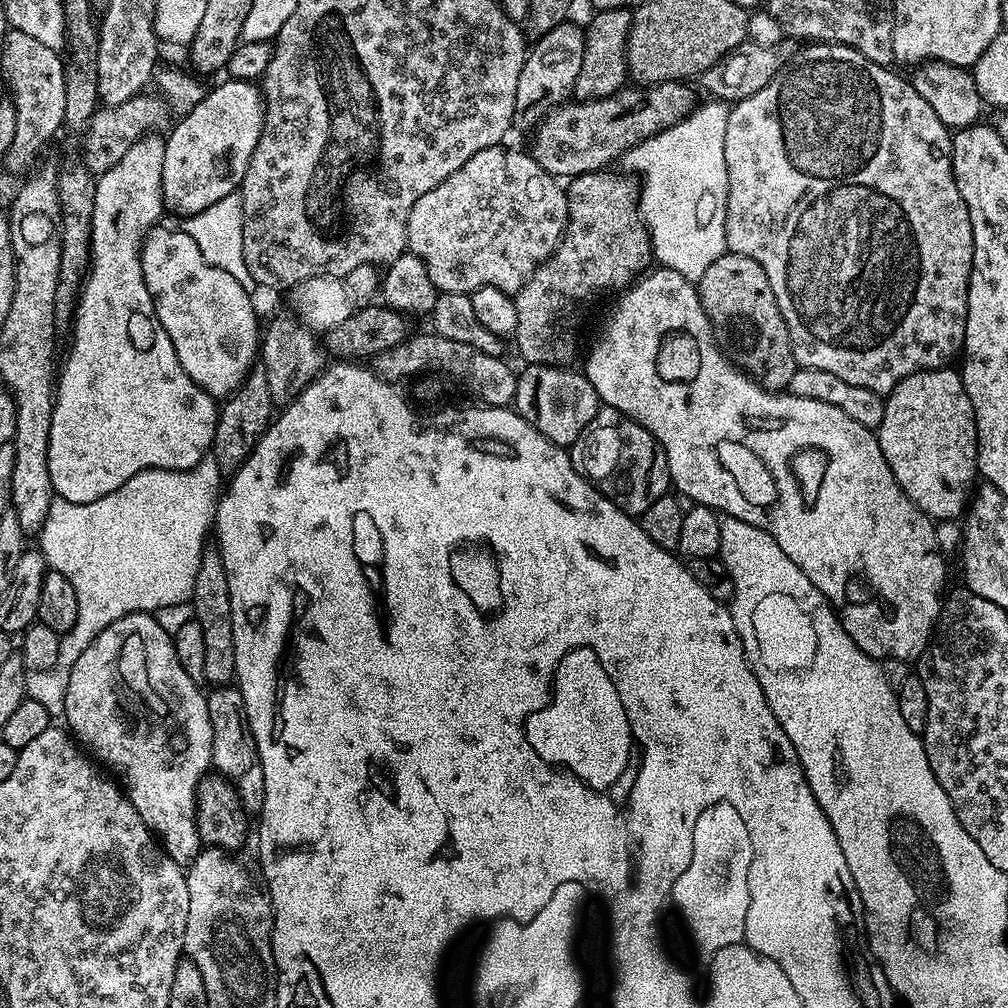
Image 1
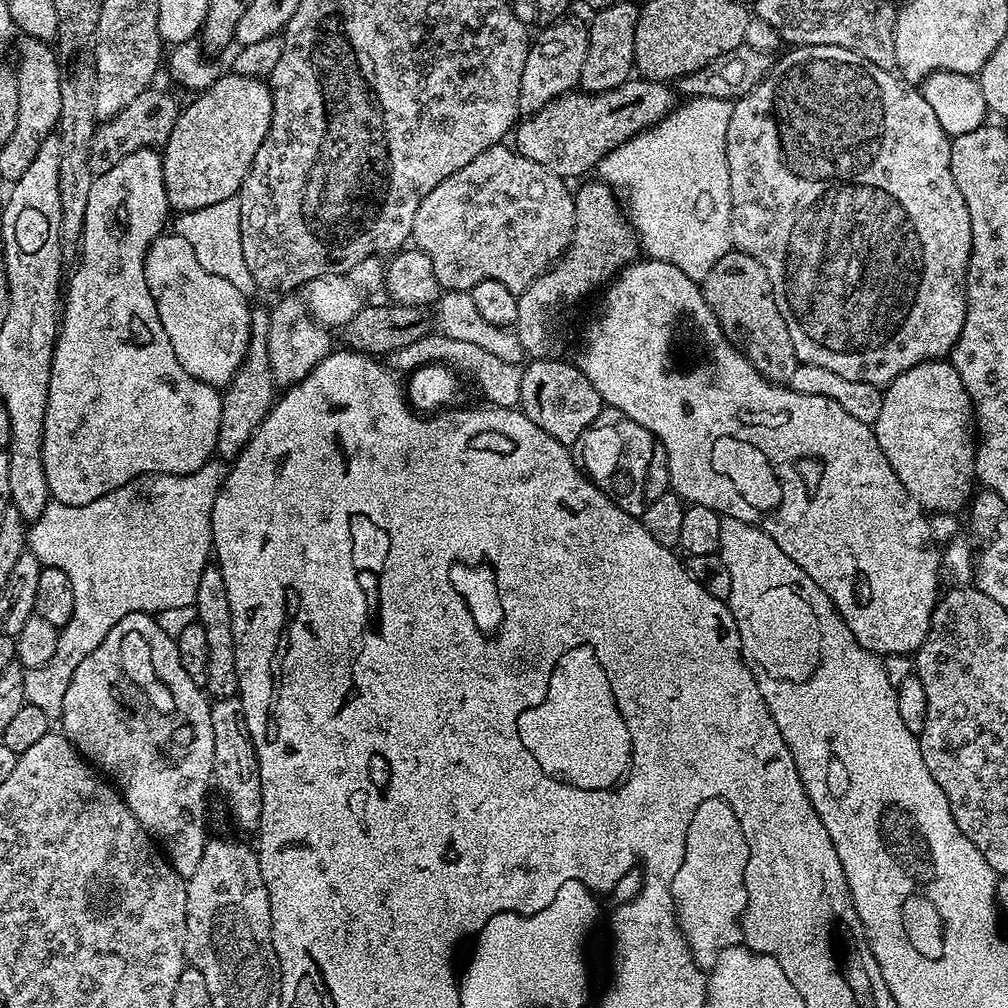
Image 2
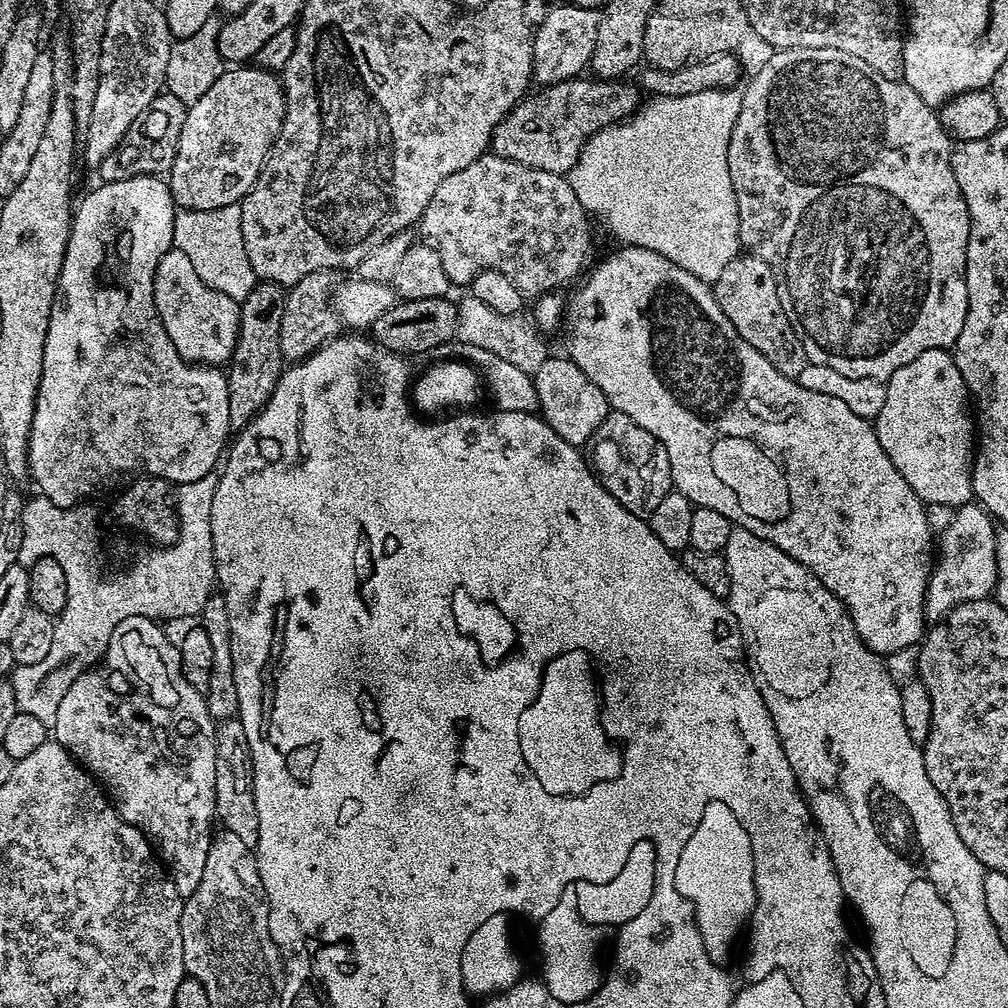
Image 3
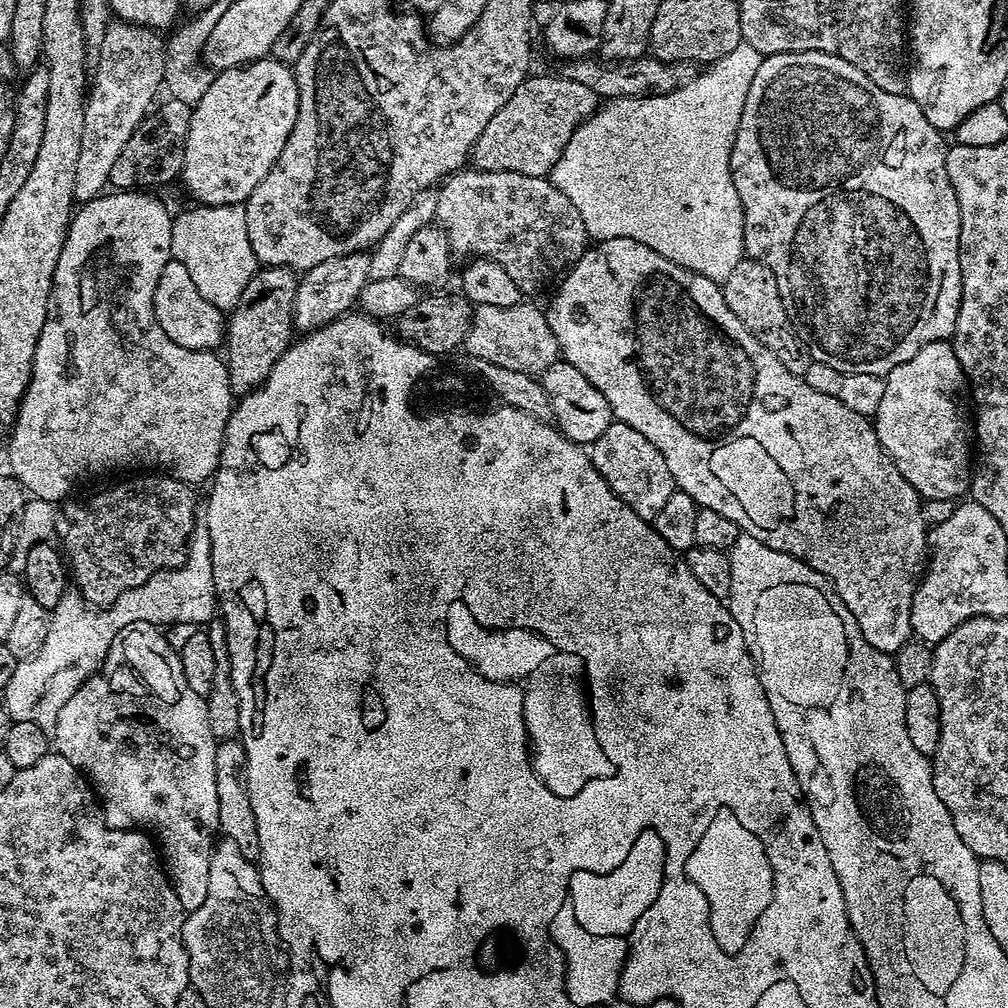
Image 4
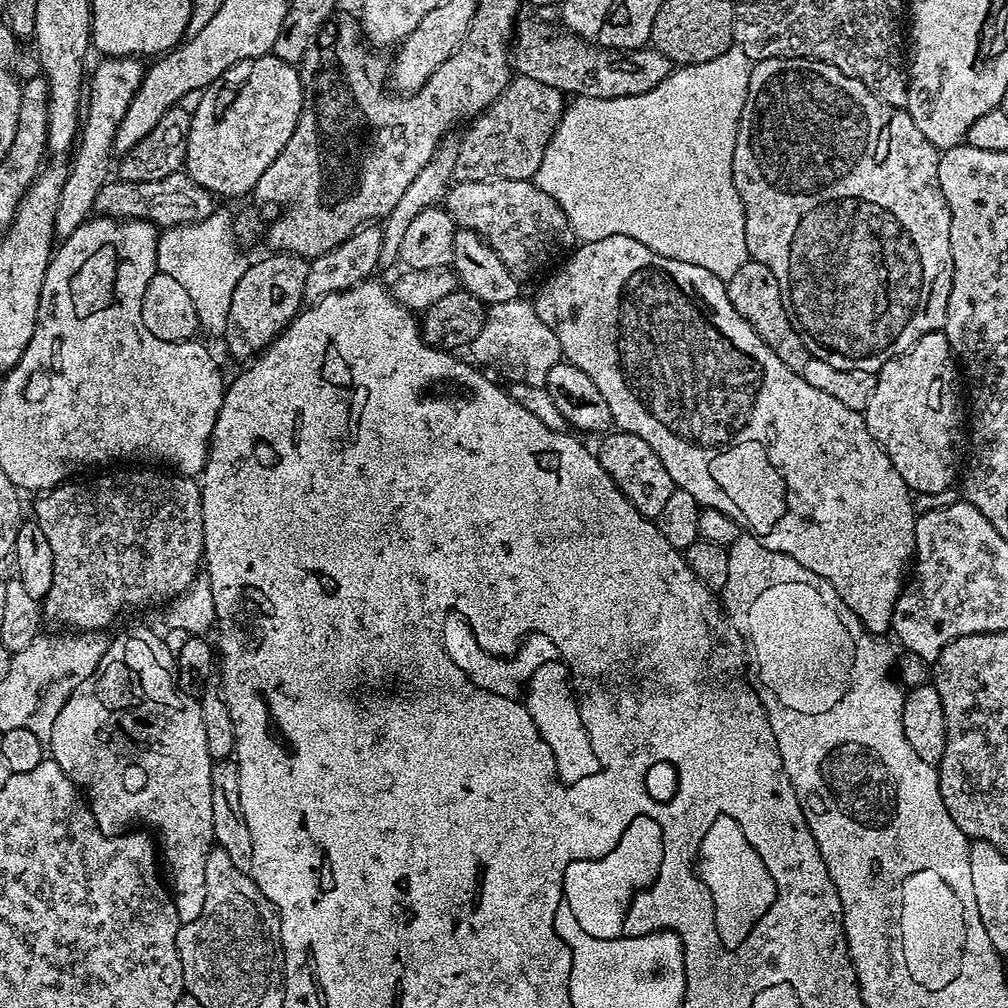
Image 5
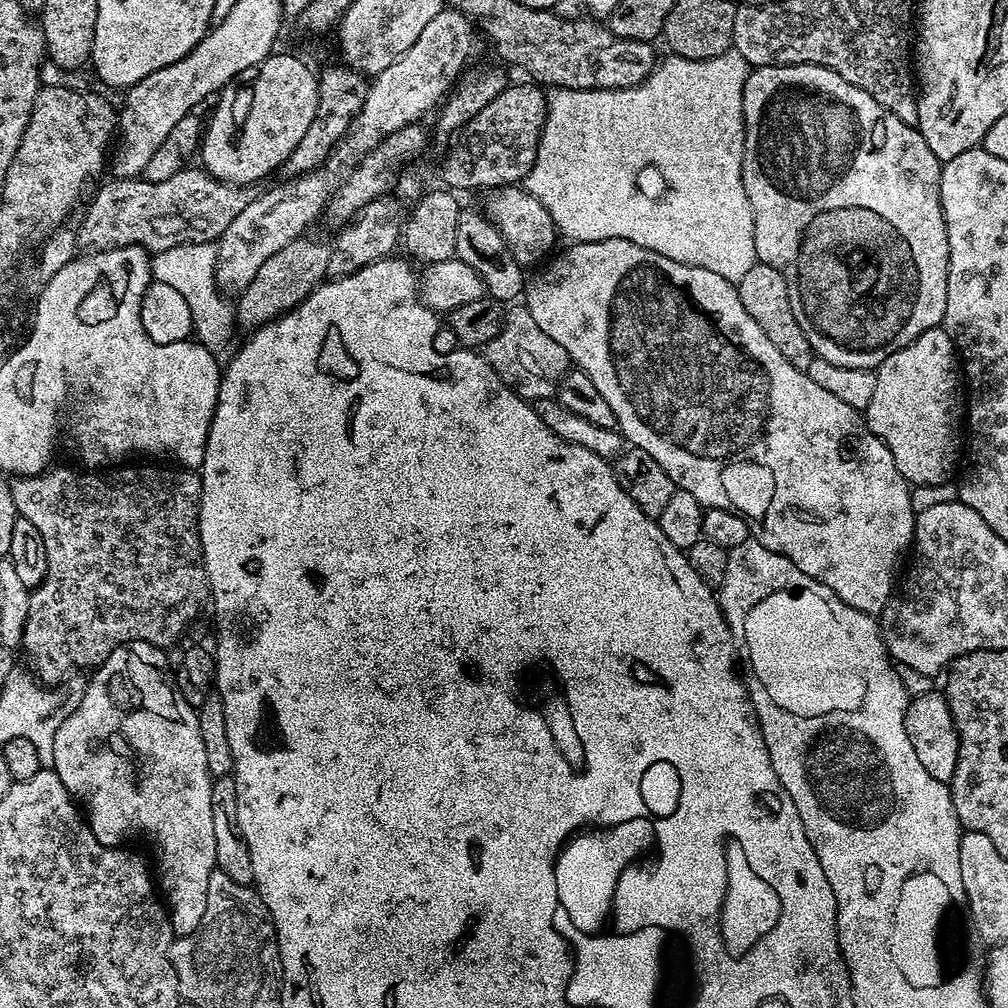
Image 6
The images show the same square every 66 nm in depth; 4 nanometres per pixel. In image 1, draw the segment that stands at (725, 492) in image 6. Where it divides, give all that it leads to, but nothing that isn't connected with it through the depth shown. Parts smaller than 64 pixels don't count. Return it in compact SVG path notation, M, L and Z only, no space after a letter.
M663 266L651 271L640 286L633 285L620 299L620 305L604 332L604 337L592 348L588 361L582 365L590 386L600 395L601 401L609 408L617 408L623 416L636 421L646 431L651 432L660 447L664 449L668 459L668 474L676 490L688 495L697 505L719 509L721 513L738 518L742 522L750 522L762 530L766 530L782 546L782 550L796 563L818 586L818 590L836 609L846 634L857 644L867 656L881 662L886 660L919 661L928 651L930 641L938 627L942 597L945 595L944 579L948 572L944 569L946 557L940 553L936 545L936 530L933 521L919 508L894 478L890 466L880 449L879 435L873 429L862 426L862 422L854 422L850 414L838 410L829 403L820 403L814 399L800 399L783 391L768 392L749 380L734 367L727 356L720 351L711 337L711 328L700 306L698 288L691 280L684 280L680 274Z

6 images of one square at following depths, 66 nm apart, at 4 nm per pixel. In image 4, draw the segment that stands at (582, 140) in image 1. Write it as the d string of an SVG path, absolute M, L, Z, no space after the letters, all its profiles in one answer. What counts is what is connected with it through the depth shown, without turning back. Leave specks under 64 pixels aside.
M529 75L510 94L510 102L486 122L486 130L478 134L478 142L472 147L471 159L475 167L491 172L518 172L531 176L548 176L558 158L566 150L570 138L584 121L594 115L598 97L590 86L556 76Z

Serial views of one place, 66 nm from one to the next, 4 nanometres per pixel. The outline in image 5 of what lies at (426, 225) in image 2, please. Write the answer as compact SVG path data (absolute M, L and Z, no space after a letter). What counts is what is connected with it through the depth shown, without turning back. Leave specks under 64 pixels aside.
M497 176L485 180L462 180L448 189L446 207L457 225L482 236L517 278L542 271L574 240L572 224L559 202L532 180Z

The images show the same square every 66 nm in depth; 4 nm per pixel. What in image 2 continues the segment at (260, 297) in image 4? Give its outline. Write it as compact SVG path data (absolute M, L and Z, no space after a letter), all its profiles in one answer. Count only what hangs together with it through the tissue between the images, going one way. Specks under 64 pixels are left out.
M251 309L252 337L248 343L248 355L245 356L242 366L234 374L234 378L223 389L220 405L222 418L218 422L218 442L215 455L221 456L225 462L231 462L239 456L240 451L250 442L250 438L260 429L260 424L268 416L274 403L274 385L270 358L268 357L268 335L270 334L269 309Z

